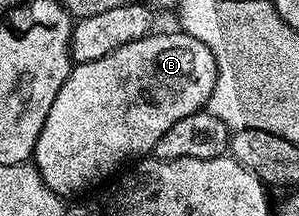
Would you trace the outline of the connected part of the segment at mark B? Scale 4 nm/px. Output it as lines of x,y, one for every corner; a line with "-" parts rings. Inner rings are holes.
180,29
157,34
150,33
139,41
119,45
119,49
107,53
107,57
99,57
99,61
76,64
67,81
63,81
63,89
59,89
51,113
47,113
47,121
43,121
32,157
37,172
57,195
68,197
76,191
85,191
100,179
108,180
122,166
120,163
124,159
133,161
148,156
159,137
163,137
175,121
191,117
191,113
208,104
217,80
217,66
211,49

